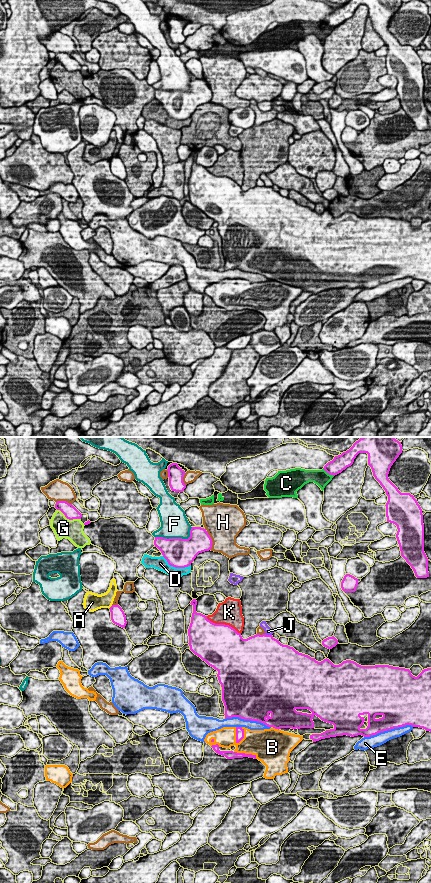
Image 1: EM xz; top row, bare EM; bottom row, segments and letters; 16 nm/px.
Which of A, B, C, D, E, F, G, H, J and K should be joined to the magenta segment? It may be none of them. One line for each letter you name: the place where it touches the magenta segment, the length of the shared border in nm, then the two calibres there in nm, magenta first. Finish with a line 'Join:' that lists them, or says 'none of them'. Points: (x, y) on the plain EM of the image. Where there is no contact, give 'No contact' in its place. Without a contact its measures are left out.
B: Touches magenta at xz (236, 287). Shared border 280 nm. Thickness 130 nm (magenta) against 320 nm
Join: B

